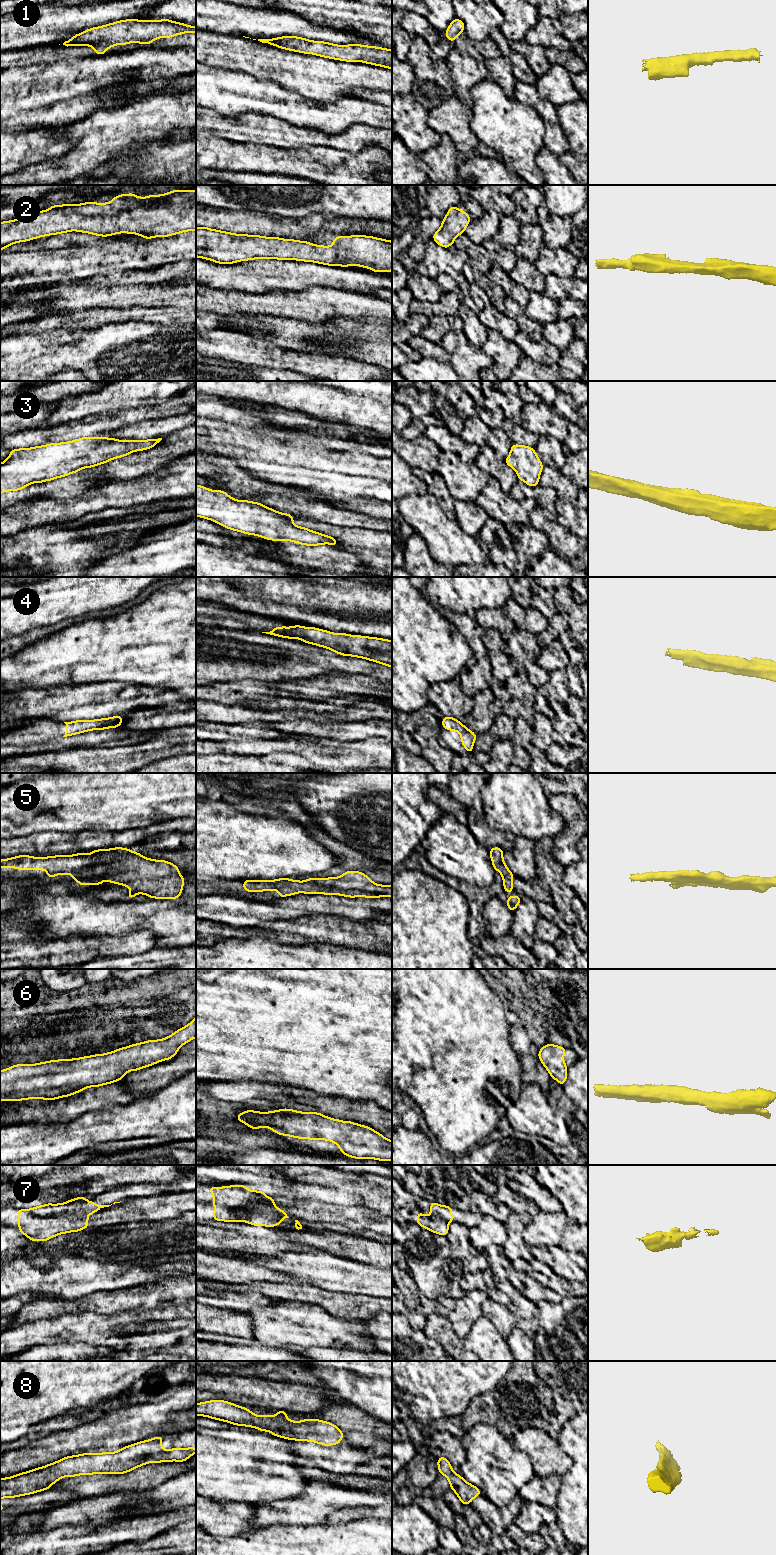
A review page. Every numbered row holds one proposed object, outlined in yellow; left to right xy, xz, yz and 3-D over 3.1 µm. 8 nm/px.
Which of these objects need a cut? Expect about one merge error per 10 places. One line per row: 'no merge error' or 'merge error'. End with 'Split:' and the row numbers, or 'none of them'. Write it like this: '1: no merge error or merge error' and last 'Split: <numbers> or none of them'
1: no merge error
2: no merge error
3: no merge error
4: no merge error
5: no merge error
6: no merge error
7: merge error
8: no merge error
Split: 7

